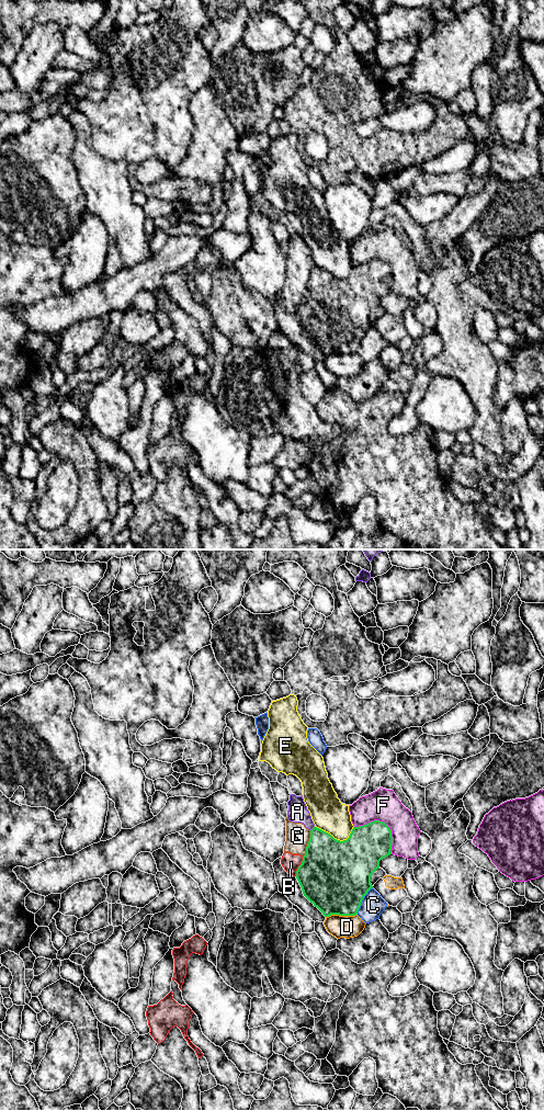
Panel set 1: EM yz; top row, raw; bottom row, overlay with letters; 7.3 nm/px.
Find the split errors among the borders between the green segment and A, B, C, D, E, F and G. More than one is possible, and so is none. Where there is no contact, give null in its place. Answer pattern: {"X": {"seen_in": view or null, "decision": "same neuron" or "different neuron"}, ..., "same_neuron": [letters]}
{"A": {"seen_in": "yz", "decision": "different neuron"}, "B": {"seen_in": "yz", "decision": "different neuron"}, "C": {"seen_in": "yz", "decision": "different neuron"}, "D": {"seen_in": "yz", "decision": "different neuron"}, "E": {"seen_in": "yz", "decision": "different neuron"}, "F": {"seen_in": "yz", "decision": "different neuron"}, "G": {"seen_in": "yz", "decision": "different neuron"}, "same_neuron": []}

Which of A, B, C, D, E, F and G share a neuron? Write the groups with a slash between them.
A B G / C / D / E / F

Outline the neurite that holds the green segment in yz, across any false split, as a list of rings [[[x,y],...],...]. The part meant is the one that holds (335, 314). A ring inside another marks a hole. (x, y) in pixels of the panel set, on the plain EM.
[[[379,259],[353,265],[349,276],[343,280],[314,265],[310,269],[306,292],[296,309],[296,317],[304,335],[325,355],[358,353],[364,335],[373,327],[371,314],[379,307],[379,299],[392,293],[392,283],[392,269],[388,263]]]

